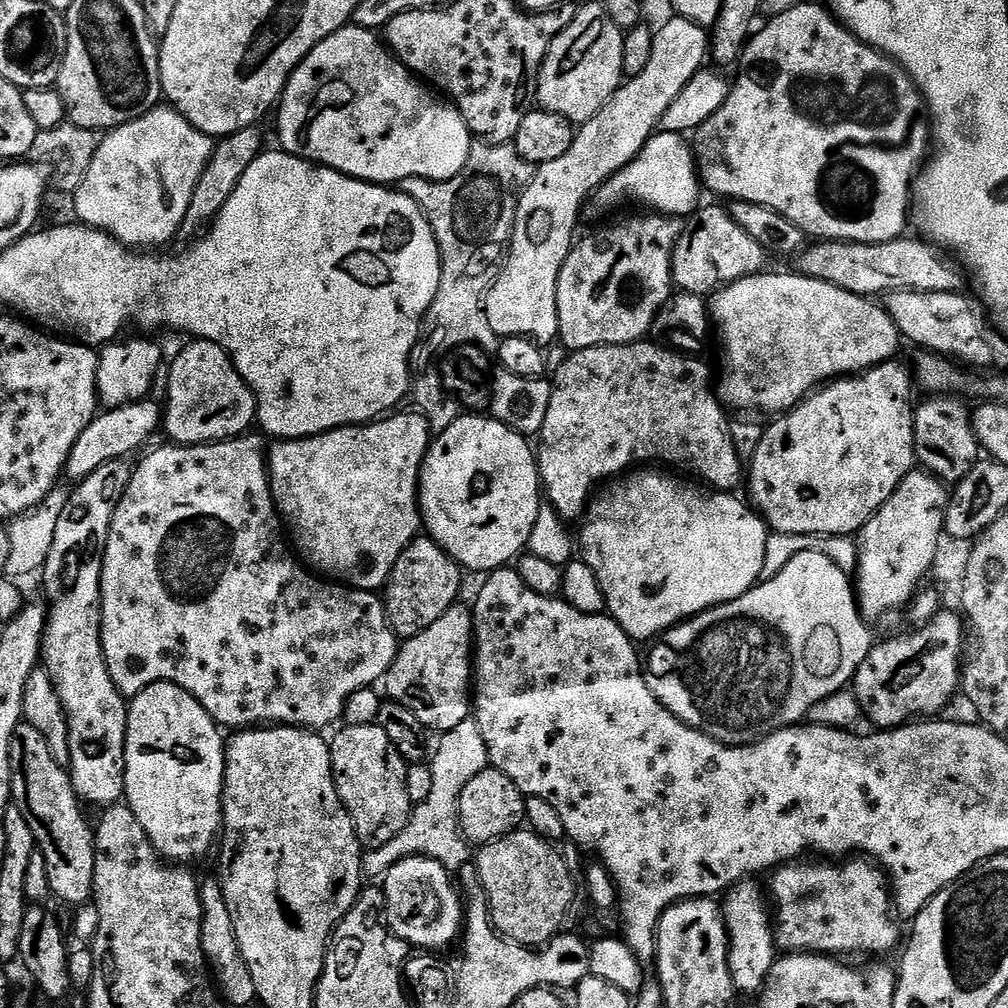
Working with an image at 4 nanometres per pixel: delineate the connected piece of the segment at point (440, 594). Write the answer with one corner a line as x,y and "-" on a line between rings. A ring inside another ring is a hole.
421,534
402,550
398,562
394,562
394,570
390,570
388,583
382,589
384,613
388,616
388,624
397,637
416,636
426,626
434,626
446,610
453,608
461,599
460,575
462,569
445,554
432,537

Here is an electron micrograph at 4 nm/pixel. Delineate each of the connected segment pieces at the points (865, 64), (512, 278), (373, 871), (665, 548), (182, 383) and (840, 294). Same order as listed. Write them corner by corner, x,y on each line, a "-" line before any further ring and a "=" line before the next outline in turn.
809,2
806,5
796,5
792,9
786,10
784,13
771,17
766,23
768,25
766,25
761,32
759,29
759,31
749,39
748,43
745,44
744,55
741,56
738,61
740,73
737,74
736,81
734,79
731,81
726,102
722,102
720,109
710,118
706,118
706,122
702,122
702,126
696,129
694,133
694,155
698,165
700,183
707,191
709,188
710,191
717,192
720,196
728,196
727,199
729,201
741,200
742,202
757,204
758,206
766,206
770,210
778,210
778,214
790,218
790,222
794,222
794,226
798,226
804,233
812,238
819,238
822,240
853,240
854,242
862,242
863,244
866,242
890,242
891,240
898,239
899,236
905,235
906,229
904,229
904,227
910,224
912,185
930,152
930,120
925,112
926,105
921,97
920,91
916,89
915,82
905,74
903,68
901,68
896,61
891,60
889,56
885,56
884,53
879,52
876,48
872,48
868,44
863,44
863,42
855,36
851,28
847,28
847,26
840,23
839,19
837,19
825,5
824,8
820,4
815,4
815,2
=
673,15
654,32
654,50
650,53
650,63
642,74
625,79
620,89
612,95
612,100
594,114
586,123
579,125
574,142
562,158
554,158
554,162
539,165
531,173
524,193
516,207
516,217
512,223
512,235
506,249
506,259
496,273
496,281
484,297
484,313
488,319
490,330
501,338
507,336
528,337
530,340
548,346
559,337
558,322
558,274
572,253
576,236
576,223
580,220
580,211
584,203
589,203
596,189
605,184
615,172
622,170
646,146
646,142
660,128
660,119
666,110
670,110
670,102
686,90
686,82
694,78
705,67
704,59
710,56
709,29
698,26
687,20
685,16
=
472,718
464,720
462,726
454,726
454,730
443,733
439,740
440,745
434,748
430,756
430,767
434,774
430,798
413,807
412,819
402,826
398,834
394,834
394,838
390,838
390,842
386,842
386,846
370,848
363,853
362,872
365,877
383,878
392,866
411,856
433,859
449,870
459,870
469,863
470,845
460,834
456,808
463,787
479,771
489,767
486,742
482,738
482,730
478,730
=
636,470
623,478
613,479
607,487
600,490
605,490
605,492
597,491
586,509
586,519
583,521
583,524
585,523
584,529
581,530
580,536
578,532
579,547
580,544
584,547
582,558
586,562
586,566
590,566
590,570
594,570
594,574
598,578
598,586
602,586
607,615
617,620
622,626
622,630
633,642
648,639
648,641
651,641
676,624
681,624
683,620
689,620
690,617
697,616
700,612
717,608
719,604
725,604
734,598
742,598
742,594
746,594
751,588
755,588
762,574
762,566
766,558
766,542
770,535
770,529
764,523
764,517
749,507
747,503
744,505
739,500
739,495
719,490
704,490
708,492
700,493
694,485
687,484
686,481
679,480
676,476
667,476
664,472
644,471
648,470
=
193,339
176,356
168,372
168,401
162,404
162,432
176,446
214,444
245,435
256,420
256,398
214,342
=
771,270
757,272
755,276
747,276
741,280
735,280
733,284
725,284
723,288
713,292
710,297
710,315
714,332
715,335
720,335
720,340
724,343
724,373
720,376
720,384
718,380
718,395
729,409
745,408
748,411
745,413
748,414
752,414
752,411
783,414
788,409
795,408
805,396
821,387
825,382
845,376
855,376
876,367
877,364
887,364
897,359
896,351
899,350
900,344
902,345
900,331
898,326
894,326
894,318
890,318
888,311
875,299
850,294
830,282
822,282
809,276
799,275
795,271
792,272
771,272

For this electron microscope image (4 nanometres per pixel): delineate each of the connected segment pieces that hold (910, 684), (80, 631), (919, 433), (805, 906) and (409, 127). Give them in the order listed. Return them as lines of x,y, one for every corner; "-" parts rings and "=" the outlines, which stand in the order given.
941,610
937,612
936,616
929,620
926,624
921,624
915,630
917,632
908,632
905,636
896,636
893,640
884,640
881,642
873,643
870,654
866,654
866,658
862,662
862,666
858,666
854,677
854,691
856,694
856,700
860,703
860,711
868,720
880,730
887,730
889,728
898,728
901,724
907,724
915,721
917,718
932,718
937,714
943,713
944,707
950,702
952,696
955,696
960,688
960,673
962,671
962,661
966,655
966,625
959,615
955,611
947,612
947,610
=
124,458
106,462
69,491
62,518
58,518
58,530
54,530
54,546
50,546
50,554
42,569
44,592
48,595
47,603
50,605
46,612
44,642
40,645
42,667
50,674
50,682
54,682
54,690
58,692
68,719
70,762
67,769
72,778
72,788
85,805
111,806
121,803
124,798
124,743
128,729
128,704
125,696
114,686
102,654
100,579
104,561
102,549
108,537
110,522
114,518
116,501
122,498
126,486
130,486
133,465
128,463
=
936,394
925,404
917,403
912,418
916,459
919,467
944,481
945,485
954,486
981,459
982,449
972,429
970,408
963,404
963,399
952,394
=
848,858
843,862
804,864
793,862
771,873
774,900
776,942
789,953
815,952
833,958
852,958
859,952
892,952
900,940
900,928
894,915
894,897
883,868
868,858
=
345,26
318,42
285,84
275,113
279,147
291,156
301,156
313,164
333,168
343,176
353,176
369,184
396,186
406,178
449,180
466,166
474,137
459,110
435,98
440,99
392,55
375,31

